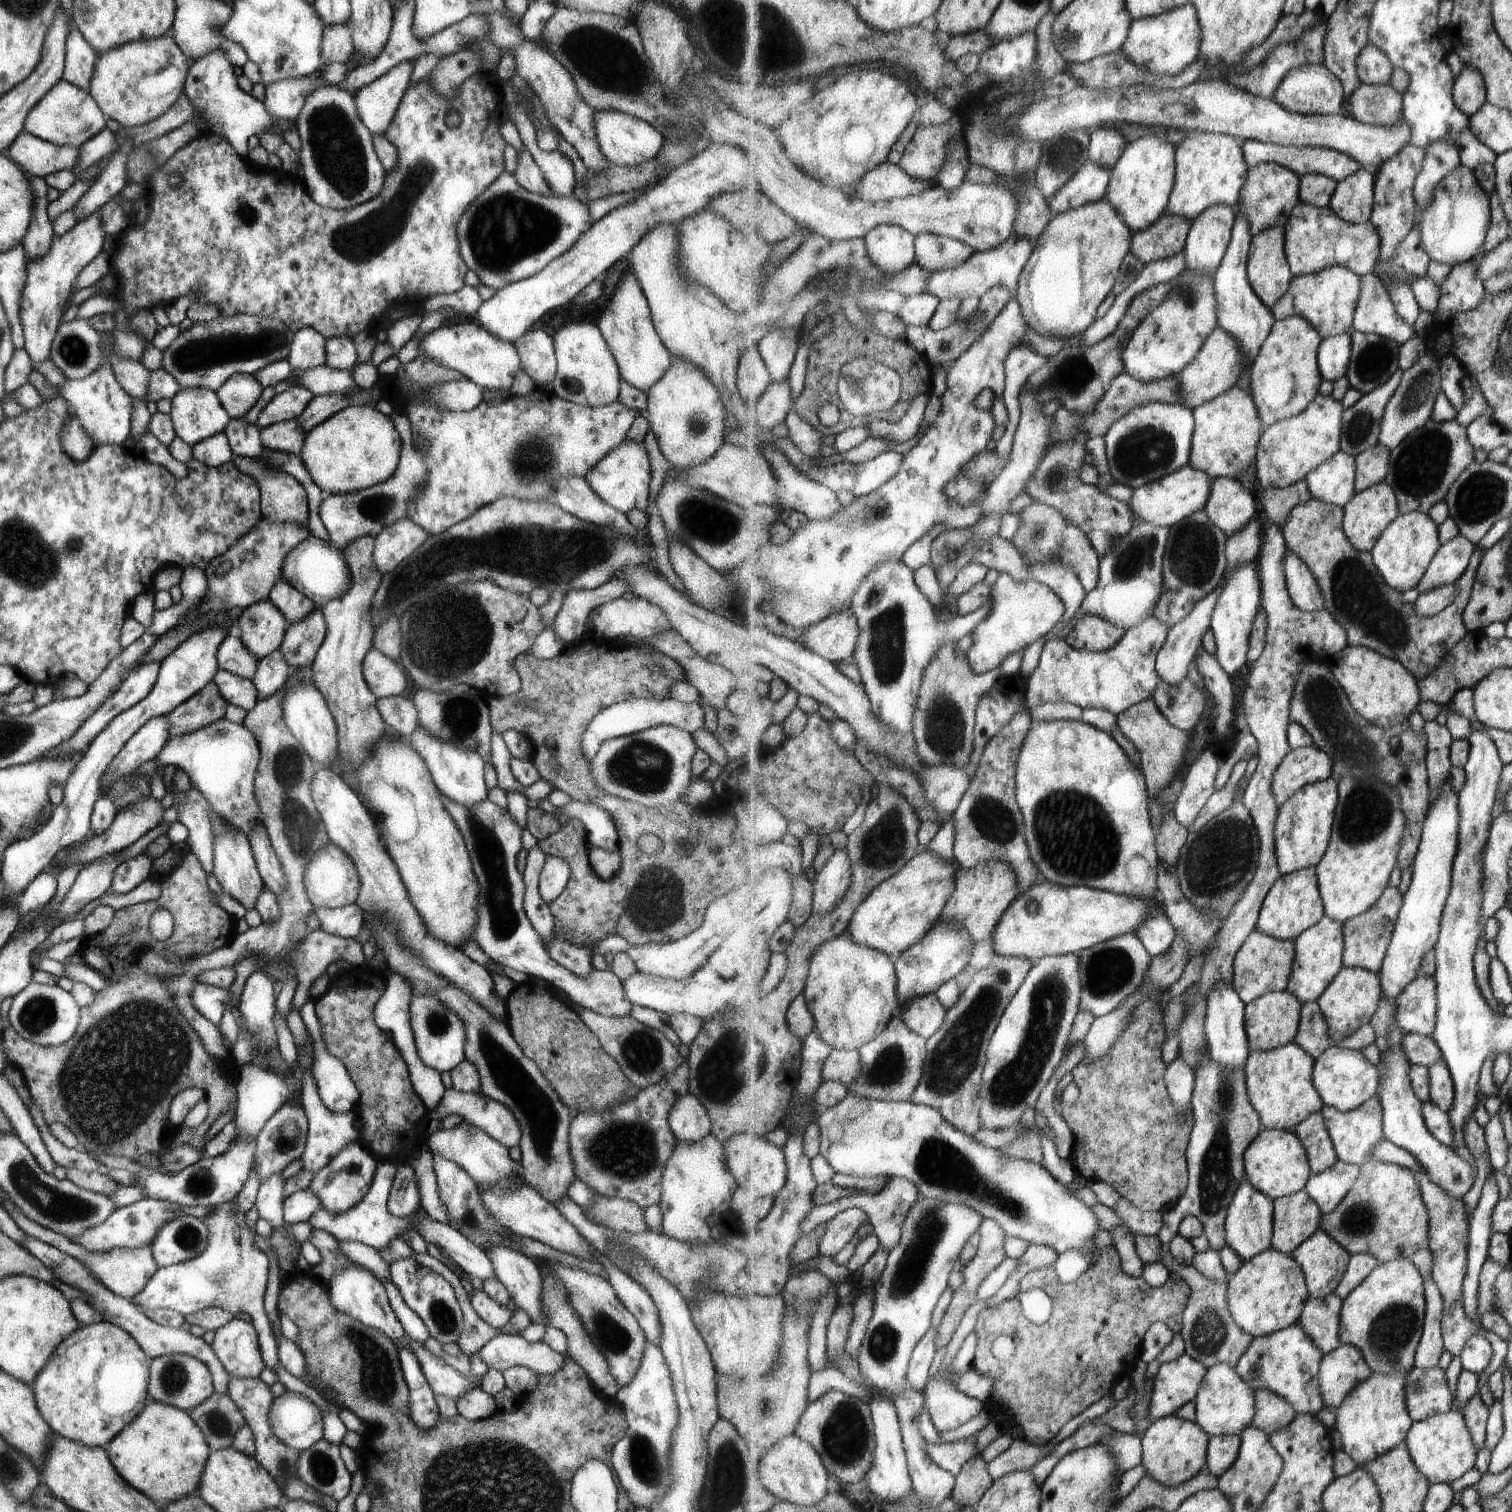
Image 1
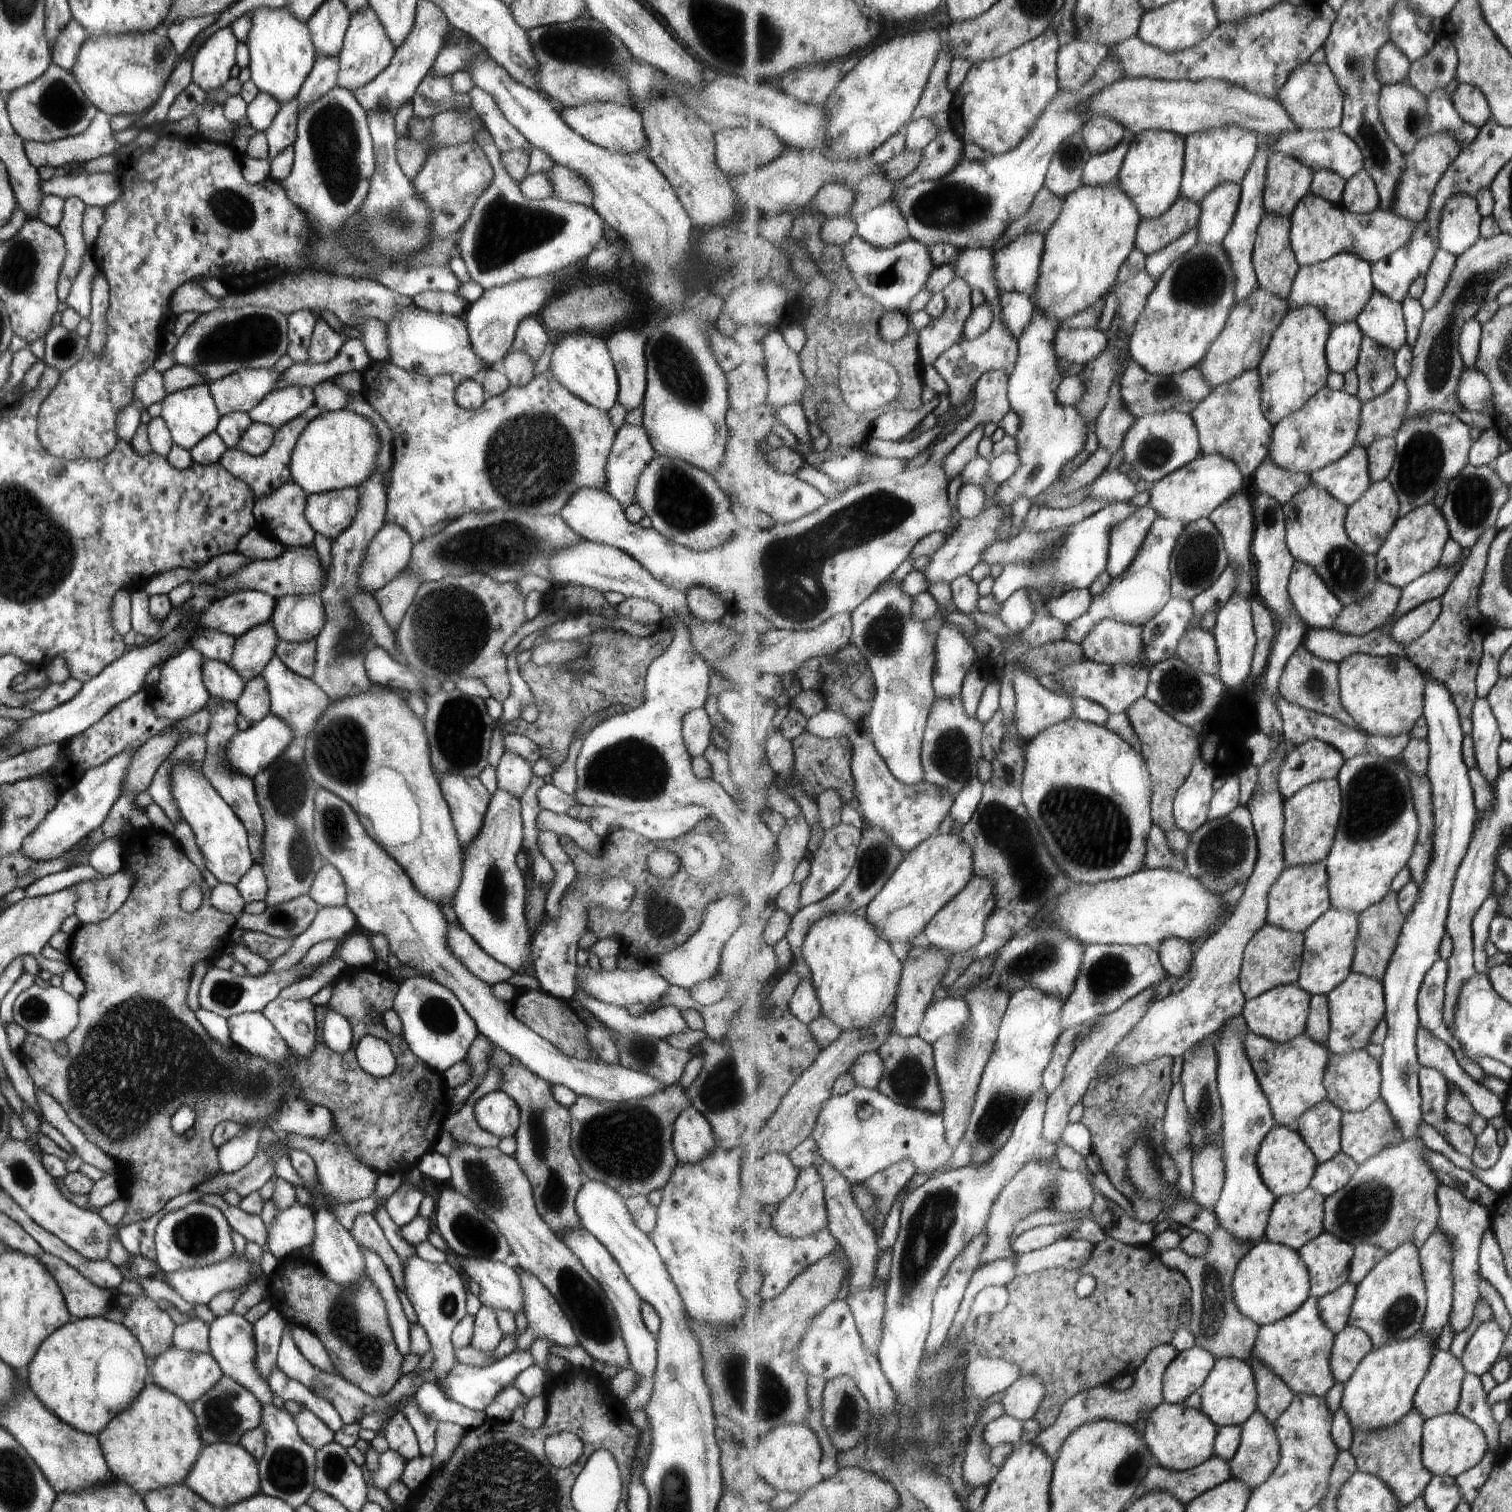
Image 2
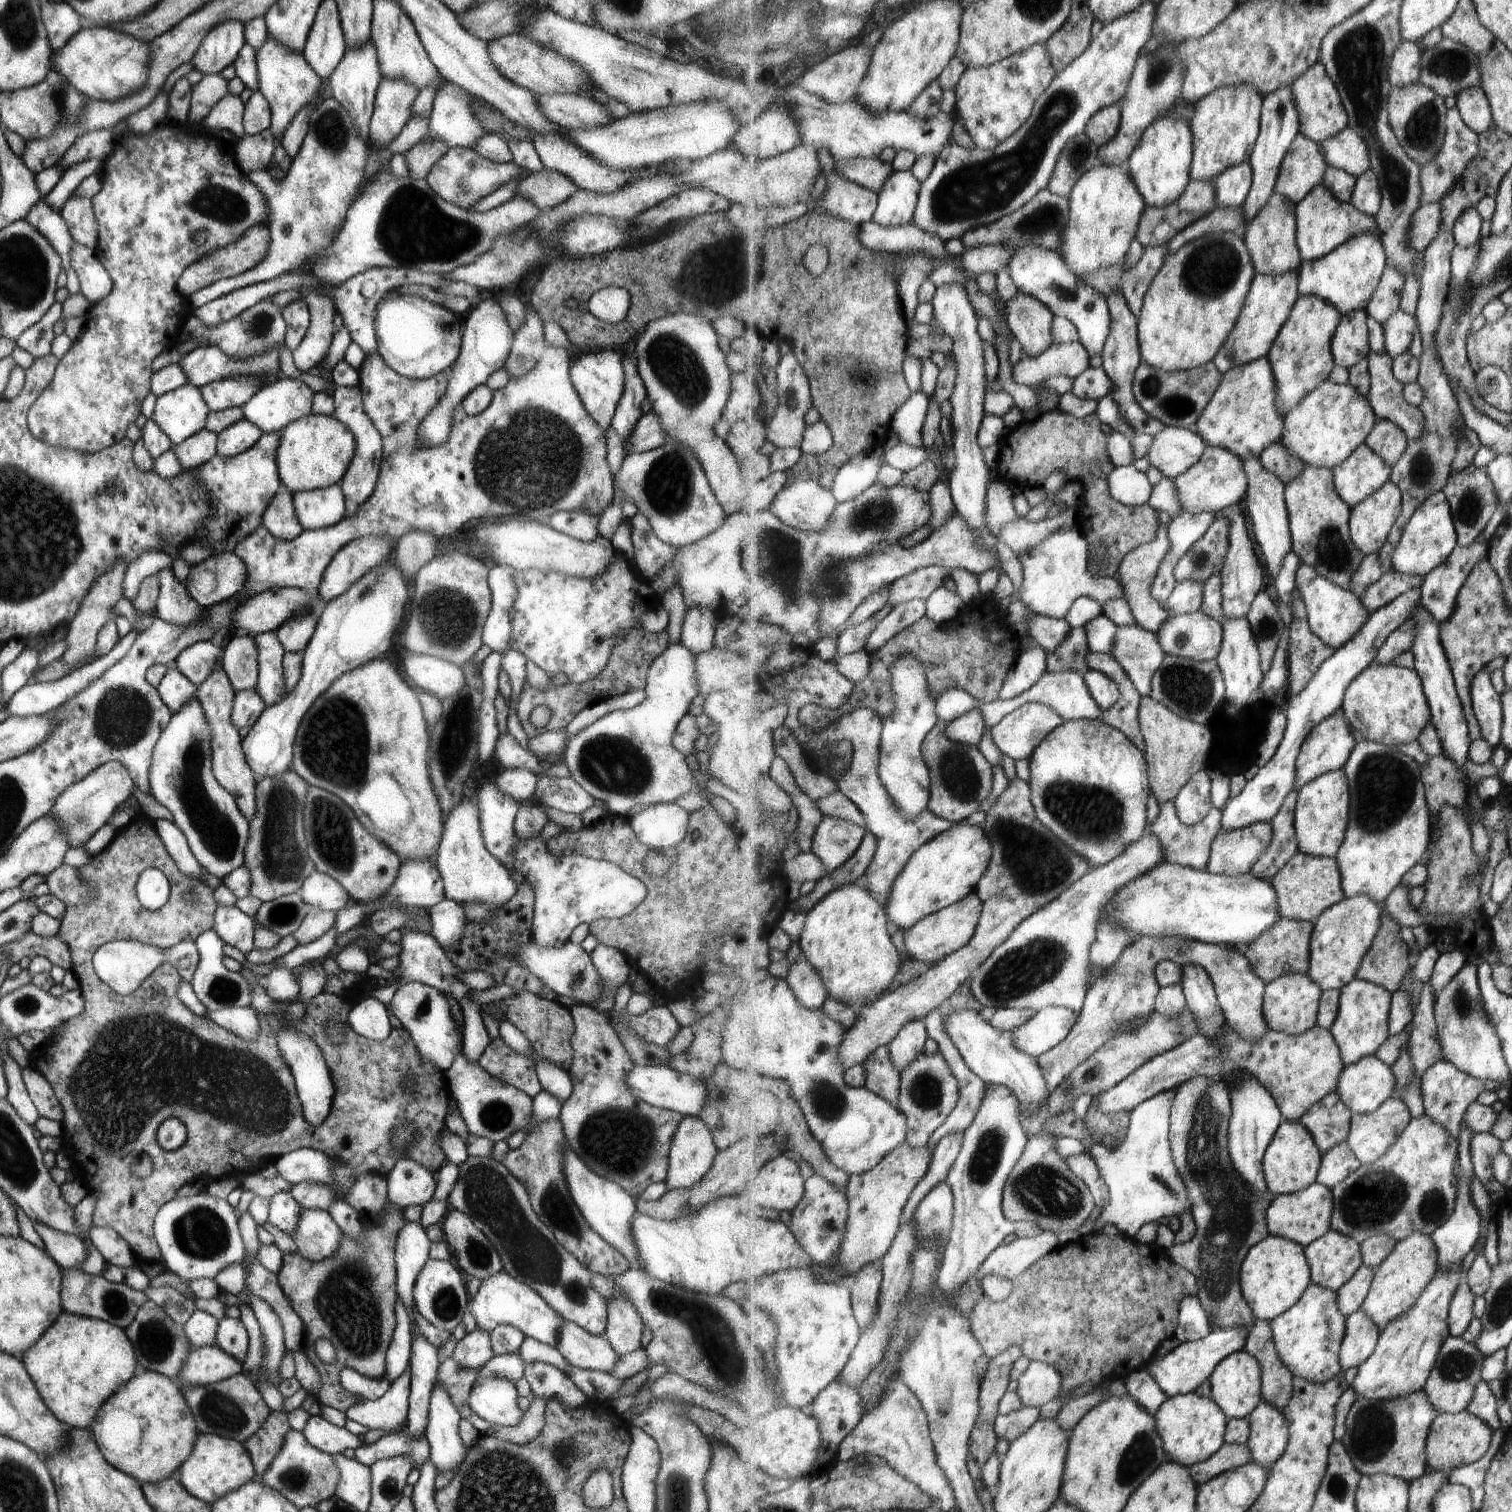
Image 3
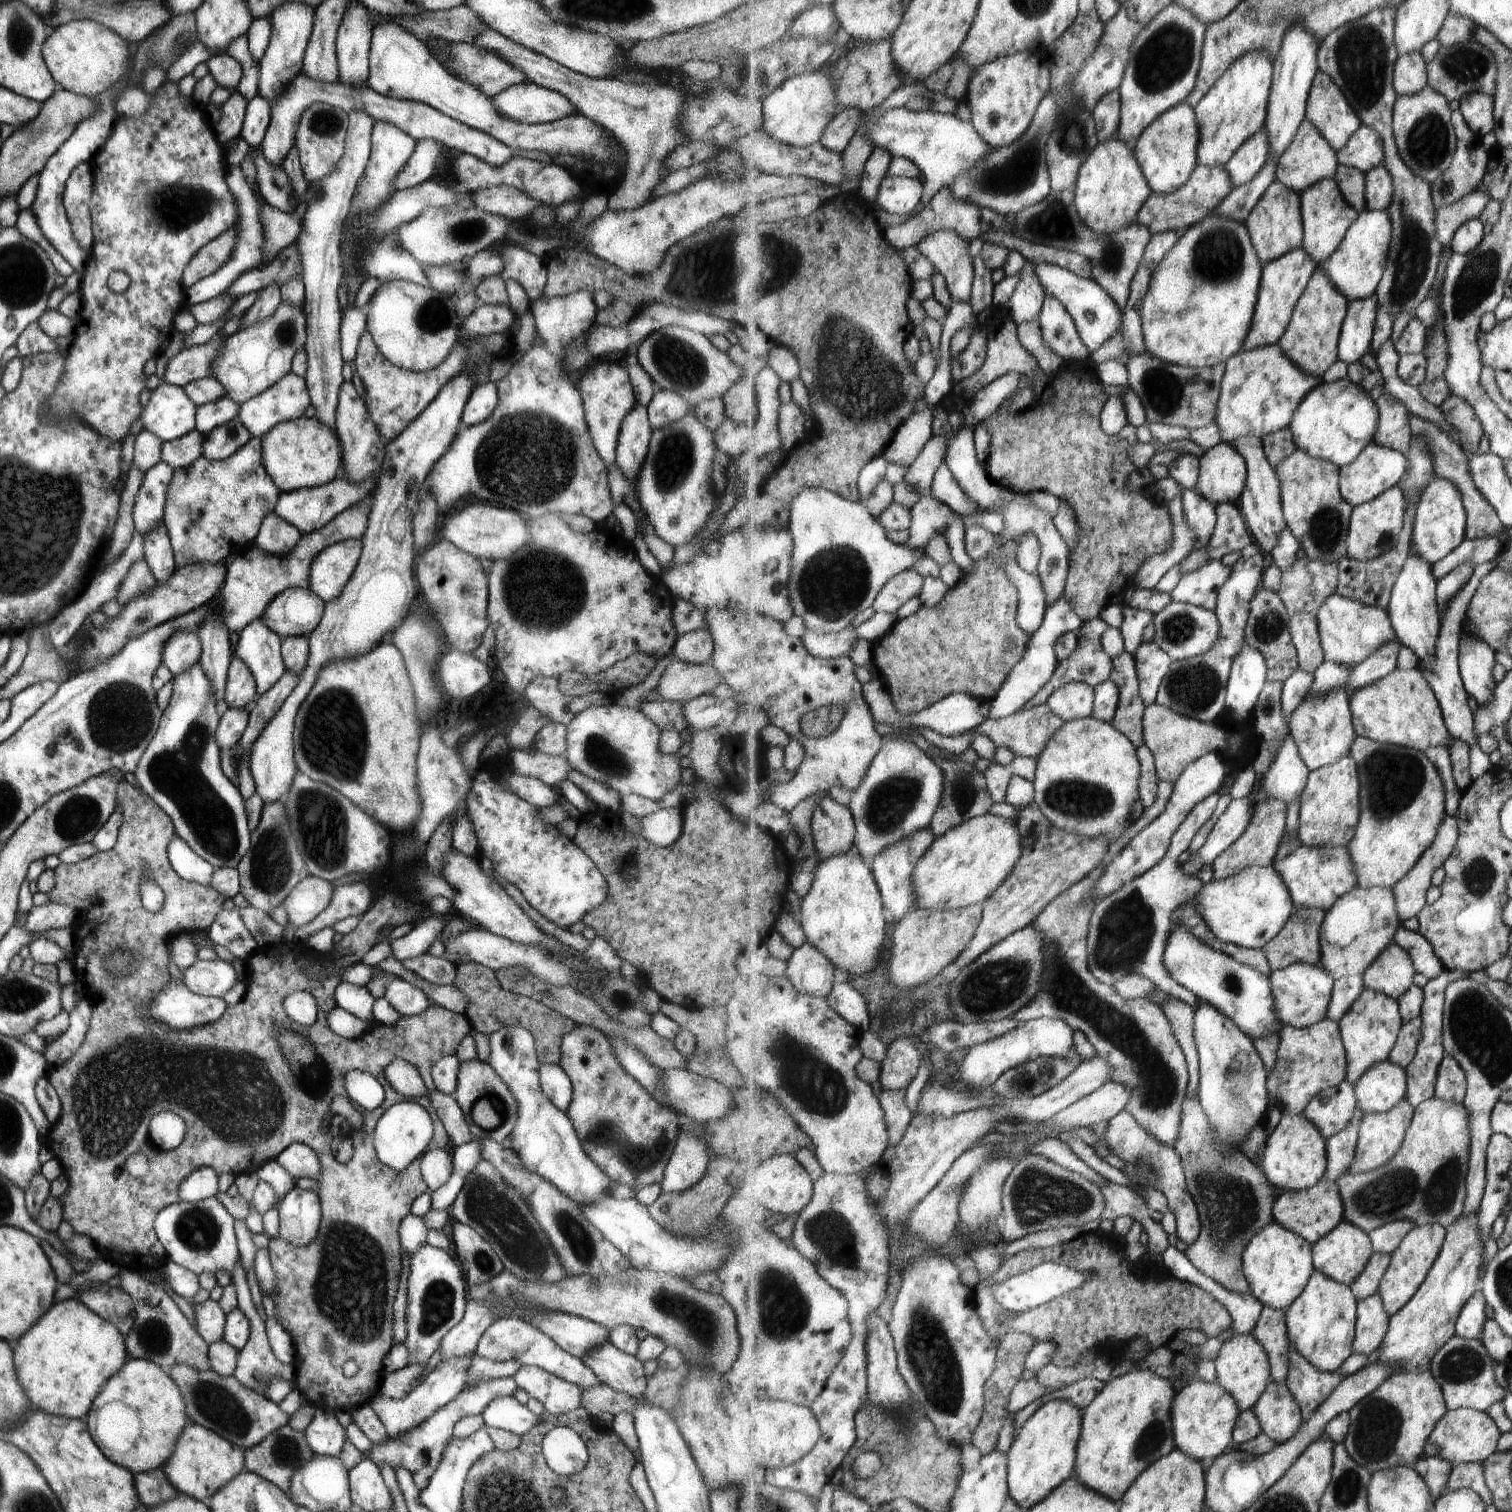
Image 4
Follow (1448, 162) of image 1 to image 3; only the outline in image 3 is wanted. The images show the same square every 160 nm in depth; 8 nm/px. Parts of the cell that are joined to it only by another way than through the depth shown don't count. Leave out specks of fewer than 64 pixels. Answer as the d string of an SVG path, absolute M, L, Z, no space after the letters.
M1387 264L1367 313L1381 324L1386 323L1388 318L1400 309L1405 283L1404 274L1396 266Z

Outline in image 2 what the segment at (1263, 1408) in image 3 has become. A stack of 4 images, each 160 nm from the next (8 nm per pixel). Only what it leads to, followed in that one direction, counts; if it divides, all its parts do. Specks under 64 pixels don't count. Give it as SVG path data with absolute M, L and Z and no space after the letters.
M1257 1411L1247 1422L1241 1426L1243 1436L1241 1439L1240 1449L1230 1464L1231 1476L1233 1479L1246 1484L1251 1491L1264 1485L1274 1474L1277 1465L1280 1464L1282 1457L1282 1448L1277 1436L1277 1431L1263 1413Z

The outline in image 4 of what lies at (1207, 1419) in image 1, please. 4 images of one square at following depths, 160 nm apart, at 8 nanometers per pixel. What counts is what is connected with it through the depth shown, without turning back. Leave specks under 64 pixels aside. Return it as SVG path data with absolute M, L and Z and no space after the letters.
M1237 1334L1226 1340L1216 1359L1216 1370L1219 1384L1233 1394L1241 1411L1253 1409L1273 1380L1269 1352L1253 1334Z

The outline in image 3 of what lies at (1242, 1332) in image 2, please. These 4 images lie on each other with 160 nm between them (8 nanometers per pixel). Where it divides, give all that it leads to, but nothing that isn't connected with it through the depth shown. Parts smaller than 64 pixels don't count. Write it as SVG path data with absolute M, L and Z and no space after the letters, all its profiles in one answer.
M1197 1075L1179 1086L1170 1116L1170 1147L1179 1174L1187 1185L1193 1201L1192 1214L1196 1219L1198 1231L1191 1242L1183 1243L1181 1246L1175 1242L1175 1248L1171 1248L1169 1256L1173 1256L1173 1262L1185 1267L1196 1276L1200 1285L1198 1297L1203 1308L1208 1312L1212 1328L1216 1327L1213 1330L1244 1329L1250 1335L1250 1330L1255 1326L1257 1318L1242 1293L1240 1272L1248 1252L1271 1235L1266 1214L1273 1197L1271 1194L1257 1195L1237 1174L1228 1151L1231 1117L1230 1088L1225 1079L1215 1080L1205 1075Z

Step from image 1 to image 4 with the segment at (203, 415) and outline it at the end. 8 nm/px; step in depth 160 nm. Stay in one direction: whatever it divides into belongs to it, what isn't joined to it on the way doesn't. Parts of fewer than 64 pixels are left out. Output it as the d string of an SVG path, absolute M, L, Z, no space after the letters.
M161 382L156 388L151 390L147 402L141 405L141 413L137 419L142 424L142 430L151 432L155 438L159 438L161 441L174 440L194 430L195 406L187 398L187 394L181 390L181 387Z

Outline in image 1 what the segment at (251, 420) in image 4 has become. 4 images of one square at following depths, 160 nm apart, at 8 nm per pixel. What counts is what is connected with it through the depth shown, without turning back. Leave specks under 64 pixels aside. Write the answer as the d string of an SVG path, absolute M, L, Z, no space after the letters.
M289 385L283 392L273 395L254 424L260 430L279 421L295 419L312 398L311 392L301 385Z

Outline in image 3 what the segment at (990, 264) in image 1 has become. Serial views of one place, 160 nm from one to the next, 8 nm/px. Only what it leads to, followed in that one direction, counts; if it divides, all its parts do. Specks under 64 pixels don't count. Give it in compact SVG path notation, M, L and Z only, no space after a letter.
M1033 243L1015 249L1007 268L1021 291L1044 302L1056 316L1068 318L1075 324L1081 336L1080 341L1090 356L1102 354L1112 329L1109 296L1102 295L1089 283L1078 279L1057 250Z

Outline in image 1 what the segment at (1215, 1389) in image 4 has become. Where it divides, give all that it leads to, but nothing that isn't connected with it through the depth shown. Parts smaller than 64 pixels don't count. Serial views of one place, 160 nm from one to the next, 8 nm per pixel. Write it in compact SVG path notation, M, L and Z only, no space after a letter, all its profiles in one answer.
M1175 1415L1149 1425L1141 1436L1143 1456L1141 1469L1164 1487L1178 1487L1192 1481L1208 1466L1208 1446L1211 1436L1197 1423Z

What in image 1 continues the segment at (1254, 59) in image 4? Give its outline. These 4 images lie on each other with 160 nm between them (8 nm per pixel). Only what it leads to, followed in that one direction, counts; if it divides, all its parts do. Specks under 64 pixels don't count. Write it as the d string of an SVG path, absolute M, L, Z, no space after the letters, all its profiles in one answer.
M1193 131L1176 150L1176 181L1165 214L1196 221L1212 206L1234 207L1246 185L1250 166L1246 163L1241 140L1223 133Z

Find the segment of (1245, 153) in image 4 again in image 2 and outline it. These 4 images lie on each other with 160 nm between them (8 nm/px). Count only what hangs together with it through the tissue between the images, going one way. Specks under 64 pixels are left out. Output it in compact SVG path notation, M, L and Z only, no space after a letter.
M1225 183L1205 197L1198 224L1201 243L1222 244L1236 220L1241 193L1241 185Z

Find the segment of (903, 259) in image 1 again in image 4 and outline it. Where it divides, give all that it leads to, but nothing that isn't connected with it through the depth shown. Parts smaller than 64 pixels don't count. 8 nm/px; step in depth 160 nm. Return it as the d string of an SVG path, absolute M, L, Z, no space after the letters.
M887 176L879 188L877 203L887 213L910 215L923 202L923 194L925 188L920 179Z

